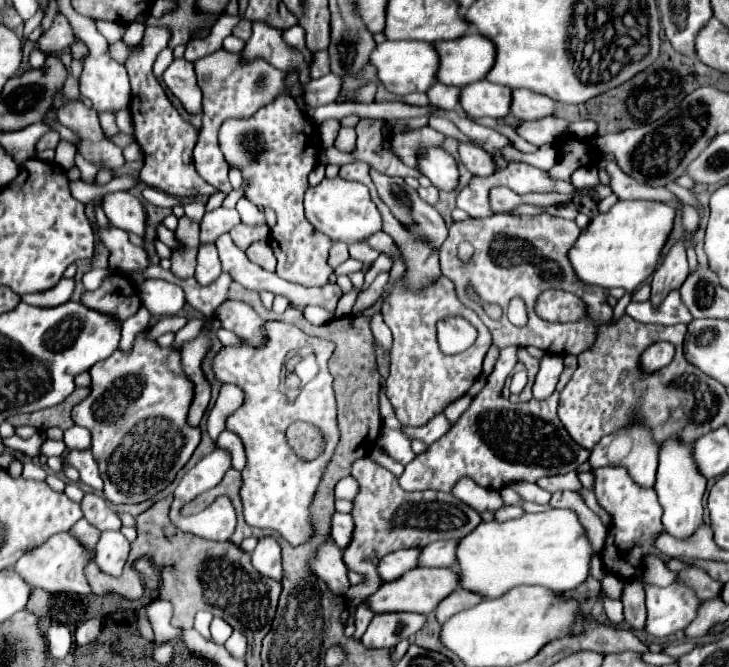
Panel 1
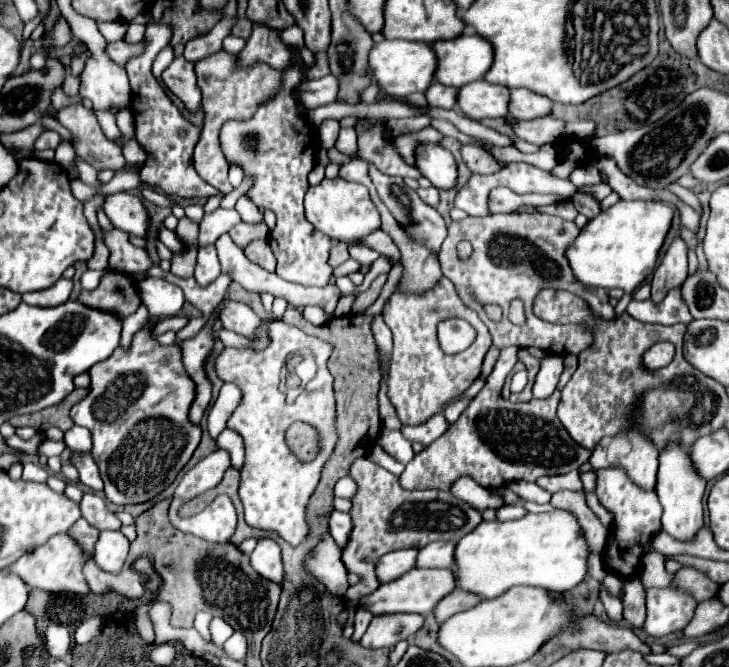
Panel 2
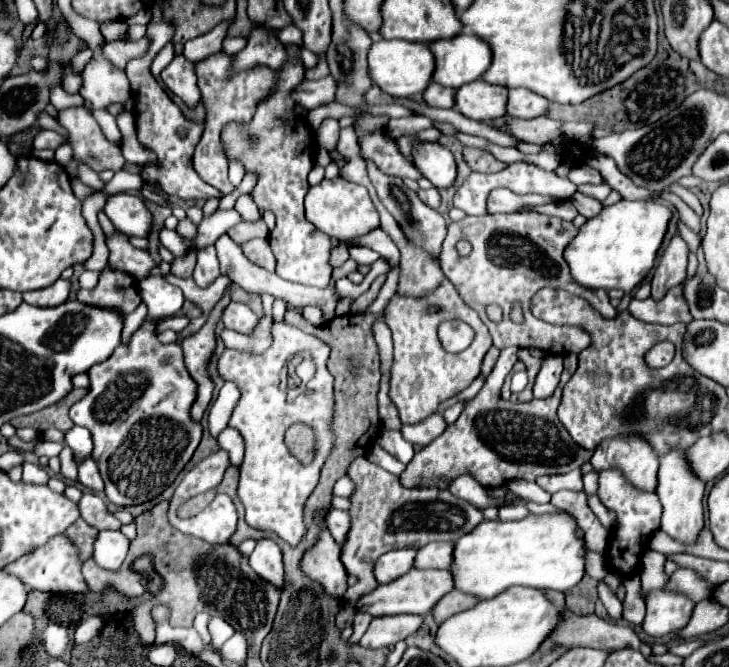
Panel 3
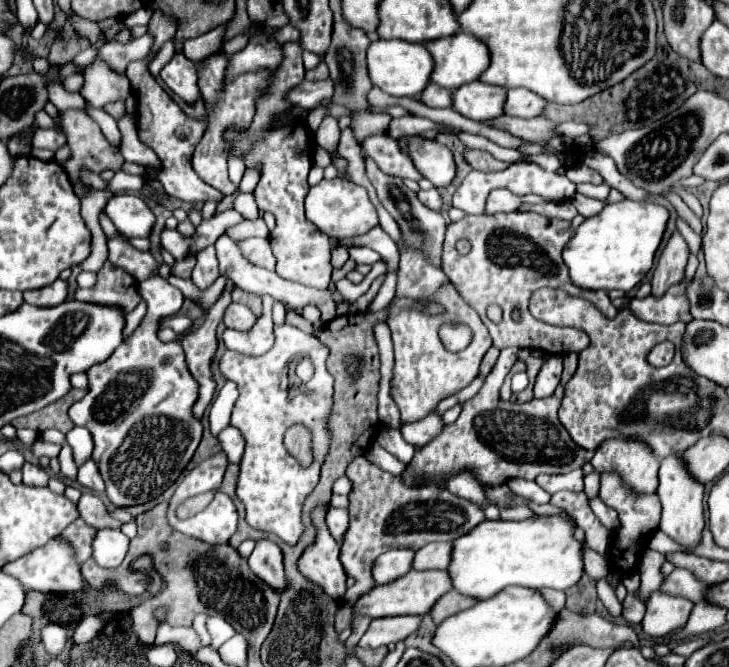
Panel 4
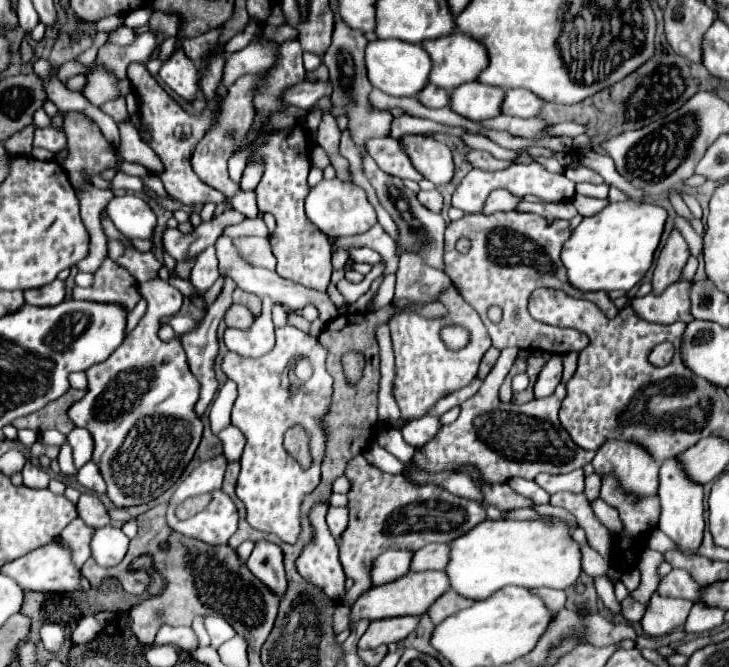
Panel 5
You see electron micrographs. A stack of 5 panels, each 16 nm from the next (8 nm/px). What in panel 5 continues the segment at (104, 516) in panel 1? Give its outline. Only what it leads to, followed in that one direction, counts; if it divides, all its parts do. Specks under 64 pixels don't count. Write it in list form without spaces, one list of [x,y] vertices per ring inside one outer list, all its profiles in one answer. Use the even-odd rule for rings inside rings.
[[[82,494],[76,504],[76,510],[78,510],[78,518],[82,518],[92,528],[100,528],[104,524],[114,524],[114,526],[121,528],[125,524],[125,522],[110,520],[104,504],[94,494]]]

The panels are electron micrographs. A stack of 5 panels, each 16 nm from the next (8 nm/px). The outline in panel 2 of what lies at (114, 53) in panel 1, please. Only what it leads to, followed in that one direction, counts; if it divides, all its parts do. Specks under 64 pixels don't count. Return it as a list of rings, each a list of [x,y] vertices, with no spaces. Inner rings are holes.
[[[144,39],[136,42],[136,44],[124,44],[122,40],[118,40],[118,42],[112,42],[112,44],[106,46],[106,54],[108,54],[108,58],[110,58],[112,62],[116,62],[118,66],[124,66],[132,56],[144,52],[144,49]]]

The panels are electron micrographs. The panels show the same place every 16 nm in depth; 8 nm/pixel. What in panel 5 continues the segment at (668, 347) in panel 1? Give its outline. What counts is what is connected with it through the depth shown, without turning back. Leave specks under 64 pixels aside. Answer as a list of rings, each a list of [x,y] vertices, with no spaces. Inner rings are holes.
[[[668,342],[658,344],[658,346],[652,350],[652,354],[650,354],[650,362],[652,362],[652,364],[658,364],[658,366],[664,366],[664,364],[668,364],[668,360],[672,358],[672,352],[674,352],[672,344],[668,344]]]

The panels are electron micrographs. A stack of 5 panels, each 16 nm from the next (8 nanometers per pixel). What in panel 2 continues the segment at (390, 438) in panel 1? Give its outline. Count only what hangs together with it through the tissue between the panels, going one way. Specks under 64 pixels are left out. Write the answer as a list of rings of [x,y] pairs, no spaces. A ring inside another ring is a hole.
[[[382,428],[380,430],[380,436],[376,438],[376,442],[390,454],[394,456],[398,462],[402,464],[408,464],[414,456],[414,450],[412,450],[412,444],[402,436],[400,430],[386,430]]]

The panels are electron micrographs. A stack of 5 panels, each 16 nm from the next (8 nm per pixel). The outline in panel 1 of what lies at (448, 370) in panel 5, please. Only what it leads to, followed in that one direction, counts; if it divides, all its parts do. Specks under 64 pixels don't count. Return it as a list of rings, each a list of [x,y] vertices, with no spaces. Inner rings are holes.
[[[444,276],[434,286],[420,292],[404,290],[402,280],[398,280],[382,306],[382,314],[394,336],[392,366],[390,376],[386,380],[386,396],[390,398],[396,416],[404,426],[422,426],[434,414],[440,414],[452,400],[460,398],[474,384],[474,380],[480,376],[482,360],[488,348],[492,346],[492,336],[484,322],[478,318],[478,314],[458,300],[454,284]],[[456,314],[468,320],[478,330],[478,338],[466,352],[448,356],[438,350],[436,322],[444,316]]]

